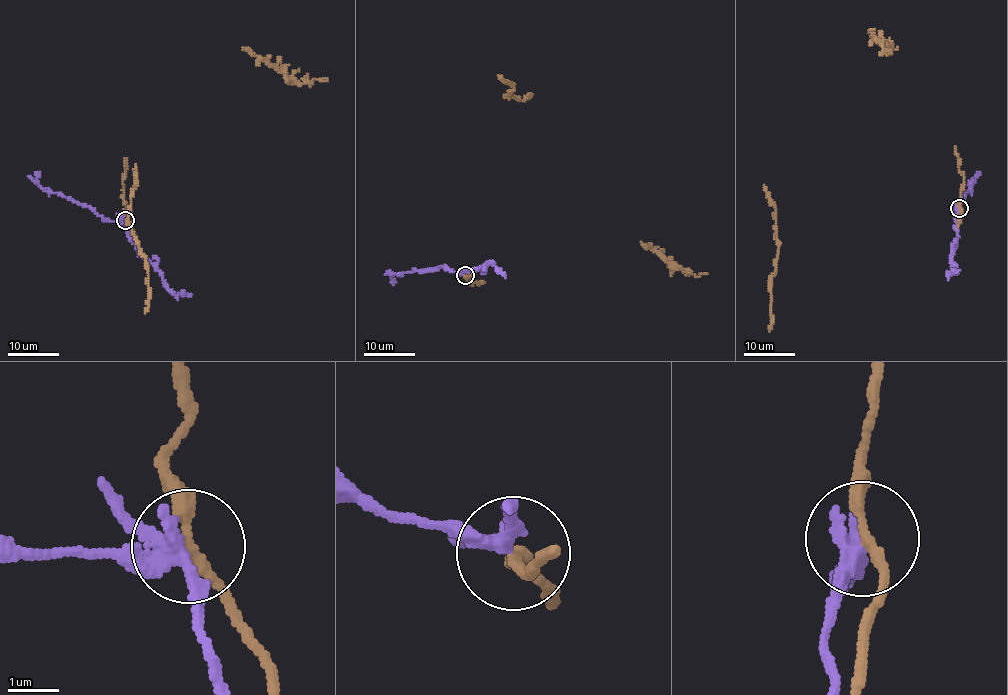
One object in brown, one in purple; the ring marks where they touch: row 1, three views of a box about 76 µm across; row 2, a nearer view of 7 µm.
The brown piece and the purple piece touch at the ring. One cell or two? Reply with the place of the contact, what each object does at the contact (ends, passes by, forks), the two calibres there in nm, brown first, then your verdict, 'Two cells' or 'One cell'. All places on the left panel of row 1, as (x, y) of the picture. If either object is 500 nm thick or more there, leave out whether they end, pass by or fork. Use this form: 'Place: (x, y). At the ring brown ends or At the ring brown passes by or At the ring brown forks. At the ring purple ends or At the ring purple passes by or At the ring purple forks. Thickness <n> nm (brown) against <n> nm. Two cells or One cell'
Place: (125, 220). At the ring brown passes by. At the ring purple passes by. Thickness 200 nm (brown) against 300 nm. Two cells

